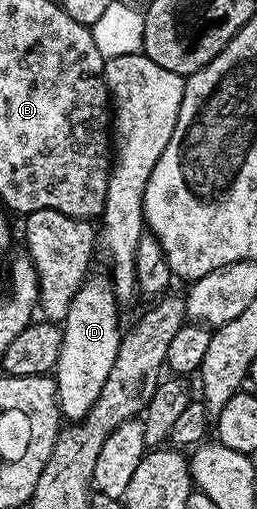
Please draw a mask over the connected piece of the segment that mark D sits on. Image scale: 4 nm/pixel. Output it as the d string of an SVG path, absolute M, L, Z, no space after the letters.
M106 277L88 278L83 283L69 314L61 323L63 331L61 351L53 376L58 383L60 414L67 420L77 423L92 409L93 403L101 393L105 380L109 377L110 368L116 358L122 337L119 329L119 300L115 295L112 282Z

